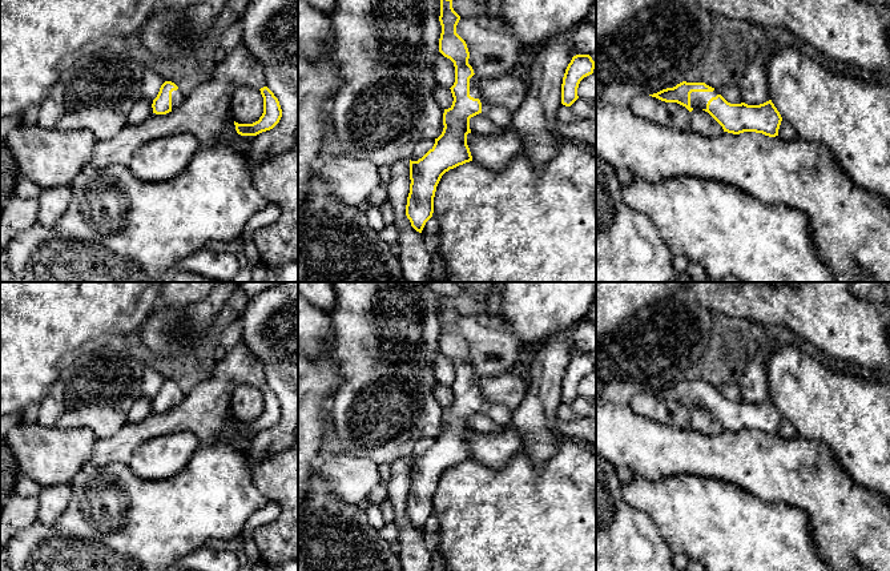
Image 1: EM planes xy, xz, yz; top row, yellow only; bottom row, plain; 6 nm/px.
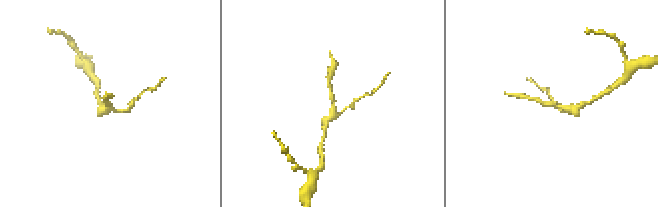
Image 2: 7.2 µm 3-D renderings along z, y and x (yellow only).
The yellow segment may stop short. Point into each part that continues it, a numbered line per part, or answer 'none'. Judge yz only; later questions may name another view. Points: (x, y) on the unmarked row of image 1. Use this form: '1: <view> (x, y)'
1: yz (699, 398)

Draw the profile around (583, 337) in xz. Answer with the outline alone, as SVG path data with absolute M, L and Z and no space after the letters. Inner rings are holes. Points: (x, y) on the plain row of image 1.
M588 319L579 322L571 333L571 343L577 353L596 351L596 323Z

